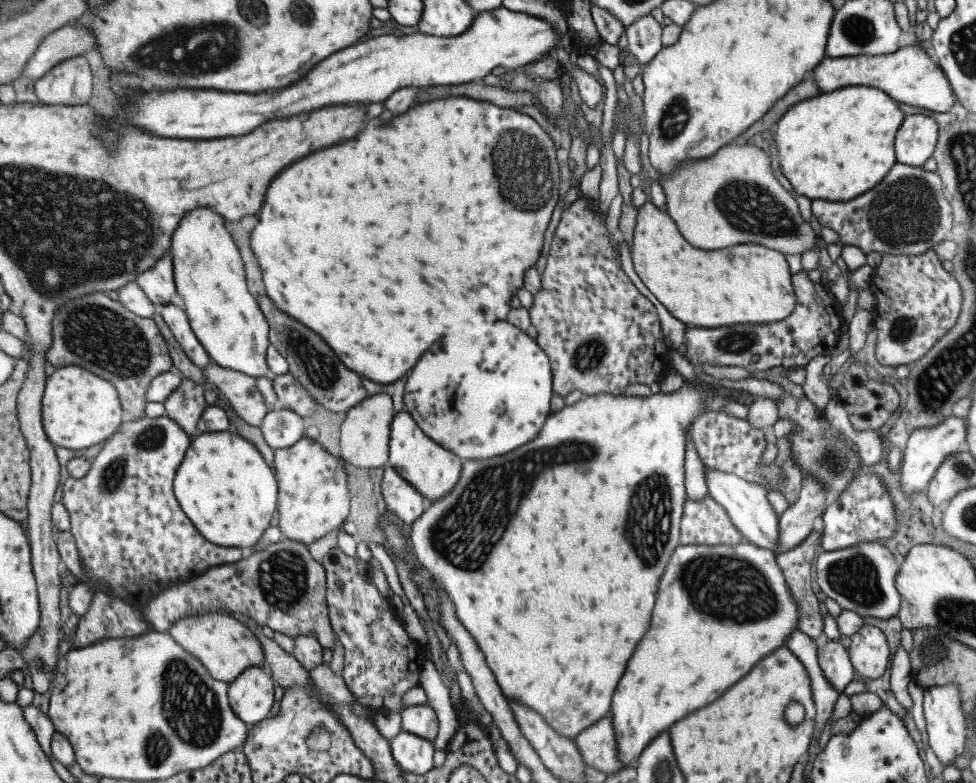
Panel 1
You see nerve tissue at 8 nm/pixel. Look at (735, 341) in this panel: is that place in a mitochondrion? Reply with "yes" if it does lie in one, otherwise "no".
yes

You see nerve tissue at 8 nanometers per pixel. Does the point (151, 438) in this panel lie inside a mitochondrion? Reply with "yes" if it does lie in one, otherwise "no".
yes

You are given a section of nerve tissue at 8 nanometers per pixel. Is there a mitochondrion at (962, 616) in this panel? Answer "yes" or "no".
yes

